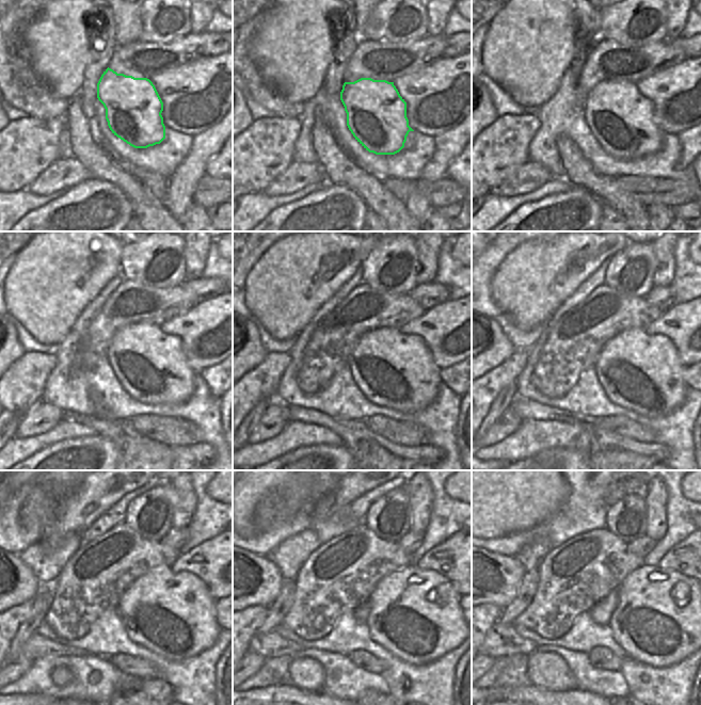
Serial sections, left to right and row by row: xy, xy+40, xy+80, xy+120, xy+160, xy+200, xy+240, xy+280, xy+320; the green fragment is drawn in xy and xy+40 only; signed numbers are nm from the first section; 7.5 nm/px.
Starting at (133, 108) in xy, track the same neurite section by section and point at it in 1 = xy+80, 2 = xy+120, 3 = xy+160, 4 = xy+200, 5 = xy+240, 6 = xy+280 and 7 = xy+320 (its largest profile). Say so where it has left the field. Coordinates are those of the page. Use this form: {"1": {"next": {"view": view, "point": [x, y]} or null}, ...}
{"1": {"next": {"view": "xy+80", "point": [622, 121]}}, "2": {"next": {"view": "xy+120", "point": [150, 366]}}, "3": {"next": {"view": "xy+160", "point": [393, 369]}}, "4": {"next": {"view": "xy+200", "point": [641, 372]}}, "5": {"next": {"view": "xy+240", "point": [173, 614]}}, "6": {"next": {"view": "xy+280", "point": [415, 614]}}, "7": {"next": {"view": "xy+320", "point": [660, 619]}}}

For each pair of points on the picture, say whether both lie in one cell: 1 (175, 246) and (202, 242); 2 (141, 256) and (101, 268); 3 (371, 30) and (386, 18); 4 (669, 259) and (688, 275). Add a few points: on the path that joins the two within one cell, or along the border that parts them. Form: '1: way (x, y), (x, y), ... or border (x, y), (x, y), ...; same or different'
1: border (184, 242), (185, 270); different
2: border (125, 242), (122, 249), (120, 271); different
3: way (375, 29), (383, 21); same
4: border (675, 242), (673, 251), (673, 278), (668, 286); different

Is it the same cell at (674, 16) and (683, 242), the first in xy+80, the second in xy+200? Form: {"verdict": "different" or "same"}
{"verdict": "different"}

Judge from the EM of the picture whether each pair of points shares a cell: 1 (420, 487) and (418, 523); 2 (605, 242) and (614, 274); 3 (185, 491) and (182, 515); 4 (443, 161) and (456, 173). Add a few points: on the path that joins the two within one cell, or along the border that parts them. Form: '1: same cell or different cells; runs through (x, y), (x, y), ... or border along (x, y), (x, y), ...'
1: same cell; runs through (420, 496), (419, 514)
2: different cells; border along (628, 242), (608, 258)
3: same cell; runs through (185, 497), (184, 509)
4: different cells; border along (460, 151), (449, 164), (446, 175)

